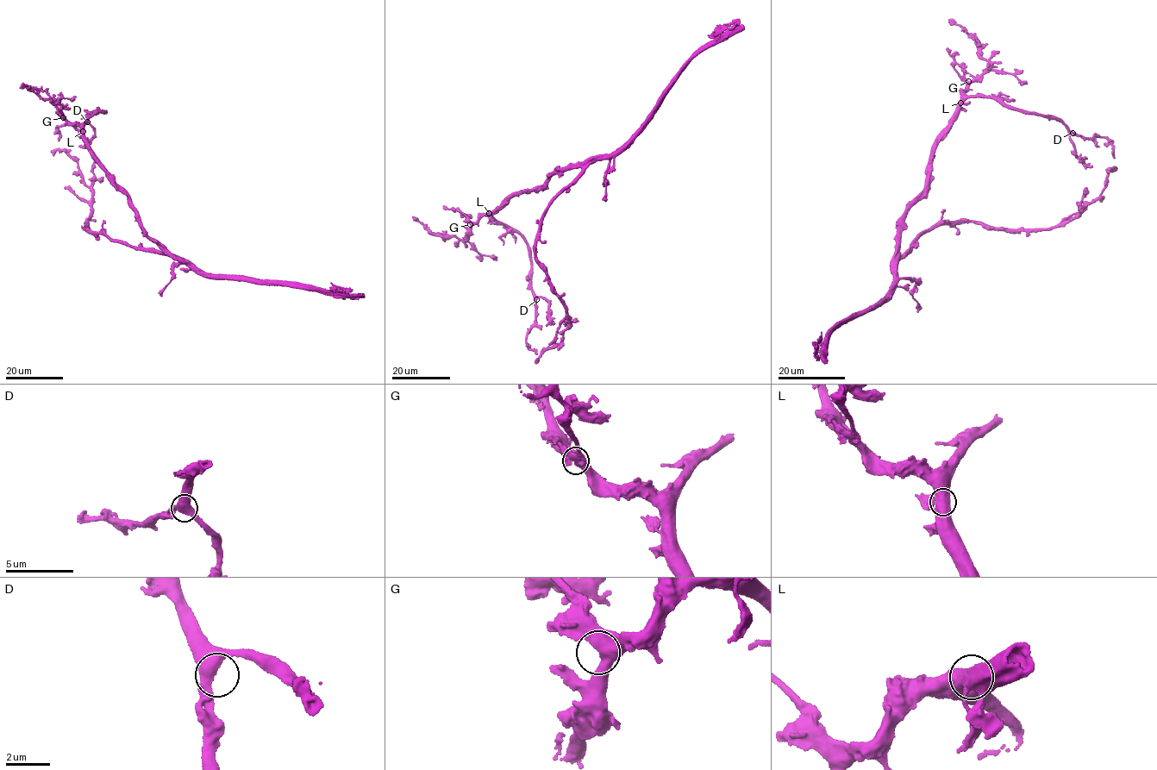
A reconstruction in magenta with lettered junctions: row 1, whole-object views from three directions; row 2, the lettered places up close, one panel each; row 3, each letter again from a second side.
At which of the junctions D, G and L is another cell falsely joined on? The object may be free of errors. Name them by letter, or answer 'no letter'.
no letter

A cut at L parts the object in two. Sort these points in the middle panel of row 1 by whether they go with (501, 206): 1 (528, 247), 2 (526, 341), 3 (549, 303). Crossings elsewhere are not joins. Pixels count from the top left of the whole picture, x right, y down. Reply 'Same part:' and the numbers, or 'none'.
Same part: none

